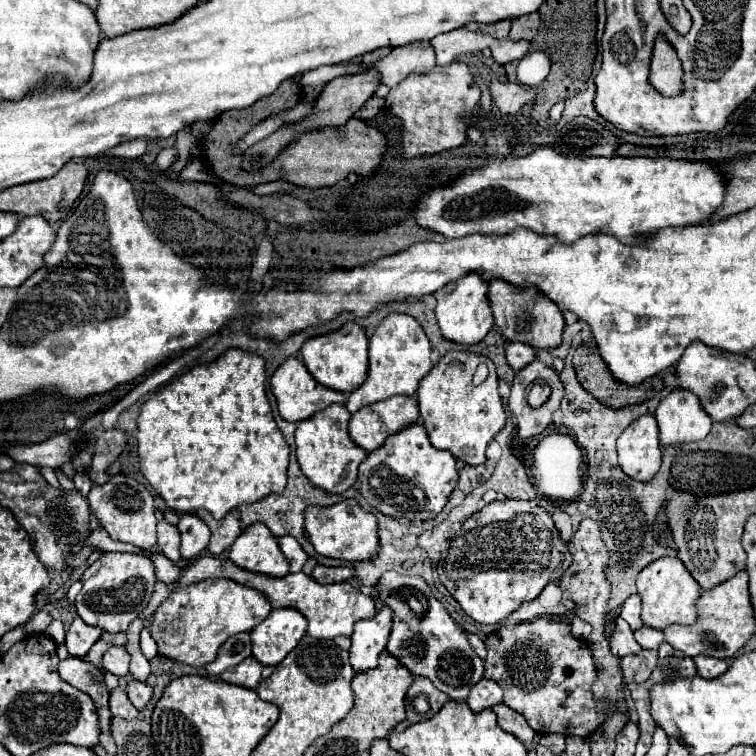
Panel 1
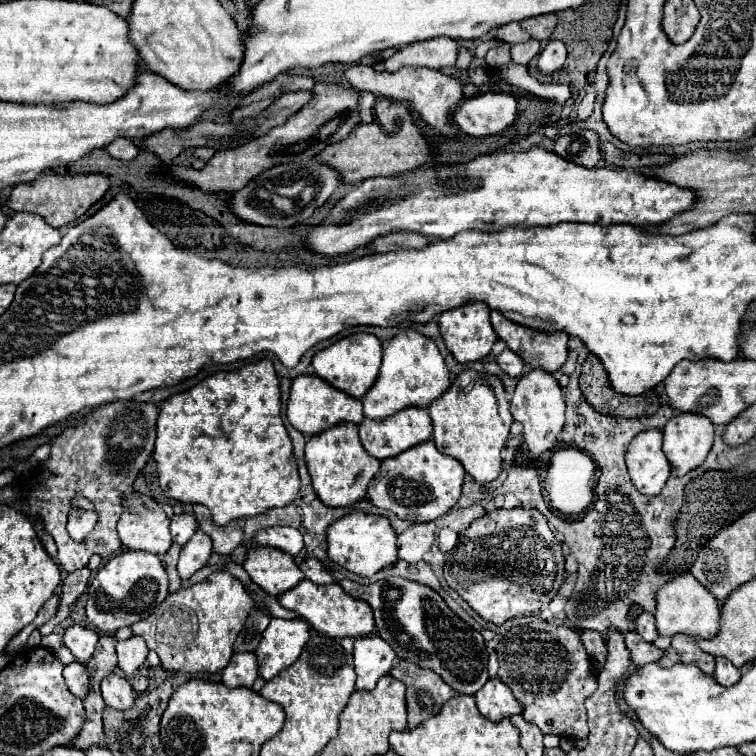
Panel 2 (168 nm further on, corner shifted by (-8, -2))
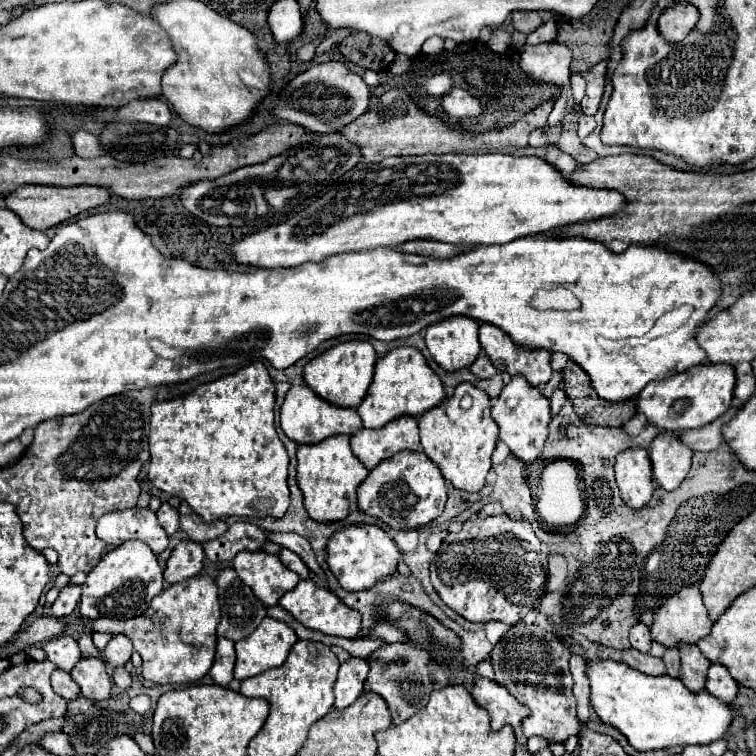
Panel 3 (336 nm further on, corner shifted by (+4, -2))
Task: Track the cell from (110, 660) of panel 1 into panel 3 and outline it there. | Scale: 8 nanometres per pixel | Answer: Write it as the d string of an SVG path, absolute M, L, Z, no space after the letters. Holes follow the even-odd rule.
M114 634L112 640L108 642L108 646L104 648L104 660L116 668L116 666L124 666L130 656L132 656L134 648L132 648L132 642L124 636L124 634Z

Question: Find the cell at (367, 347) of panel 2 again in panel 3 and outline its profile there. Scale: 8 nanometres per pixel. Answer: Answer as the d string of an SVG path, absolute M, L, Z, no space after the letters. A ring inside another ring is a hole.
M362 340L342 342L330 348L328 352L312 358L306 364L304 382L314 394L318 394L320 398L324 398L334 406L358 408L368 392L368 386L372 384L374 366L376 366L376 350L372 348L370 342L362 342Z

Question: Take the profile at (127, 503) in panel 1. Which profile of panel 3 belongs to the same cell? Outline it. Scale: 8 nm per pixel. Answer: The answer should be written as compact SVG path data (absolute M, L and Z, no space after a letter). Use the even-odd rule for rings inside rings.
M130 508L104 514L96 524L96 536L110 546L120 546L128 540L142 540L154 554L168 548L168 534L150 508Z

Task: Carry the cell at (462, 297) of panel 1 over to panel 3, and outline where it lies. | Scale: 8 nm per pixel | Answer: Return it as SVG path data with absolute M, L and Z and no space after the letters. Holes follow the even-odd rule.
M456 316L452 320L444 320L444 324L428 326L424 332L426 348L434 362L448 372L468 368L482 350L478 342L478 328L480 324L466 316Z

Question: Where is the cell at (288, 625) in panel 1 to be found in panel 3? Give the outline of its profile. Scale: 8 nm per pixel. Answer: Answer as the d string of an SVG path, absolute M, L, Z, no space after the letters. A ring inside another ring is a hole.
M266 616L250 636L236 642L234 678L246 680L282 666L296 640L298 636L288 624Z

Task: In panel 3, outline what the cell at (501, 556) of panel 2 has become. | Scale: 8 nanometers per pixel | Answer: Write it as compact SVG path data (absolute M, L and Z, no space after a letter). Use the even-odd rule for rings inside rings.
M506 514L474 518L474 520L466 520L462 530L450 532L446 536L440 550L434 554L430 576L432 576L432 586L442 598L442 602L460 616L464 616L468 622L500 620L506 624L516 624L528 612L540 606L548 580L548 550L538 540L528 520L512 520Z

